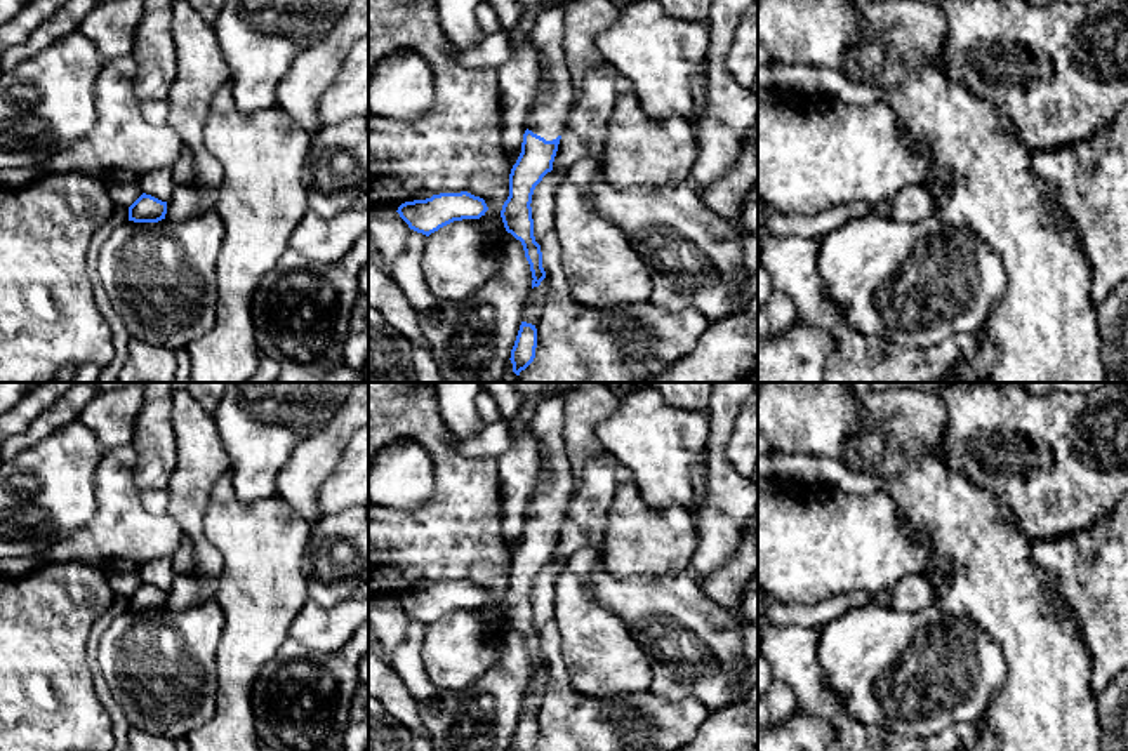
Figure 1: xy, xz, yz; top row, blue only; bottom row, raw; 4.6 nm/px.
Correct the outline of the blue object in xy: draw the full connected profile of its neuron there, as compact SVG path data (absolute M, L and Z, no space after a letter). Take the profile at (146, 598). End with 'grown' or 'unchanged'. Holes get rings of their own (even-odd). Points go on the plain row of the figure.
M143 582L129 596L129 610L134 610L134 612L158 612L165 608L165 603L167 603L167 591L162 591L146 582Z; unchanged

